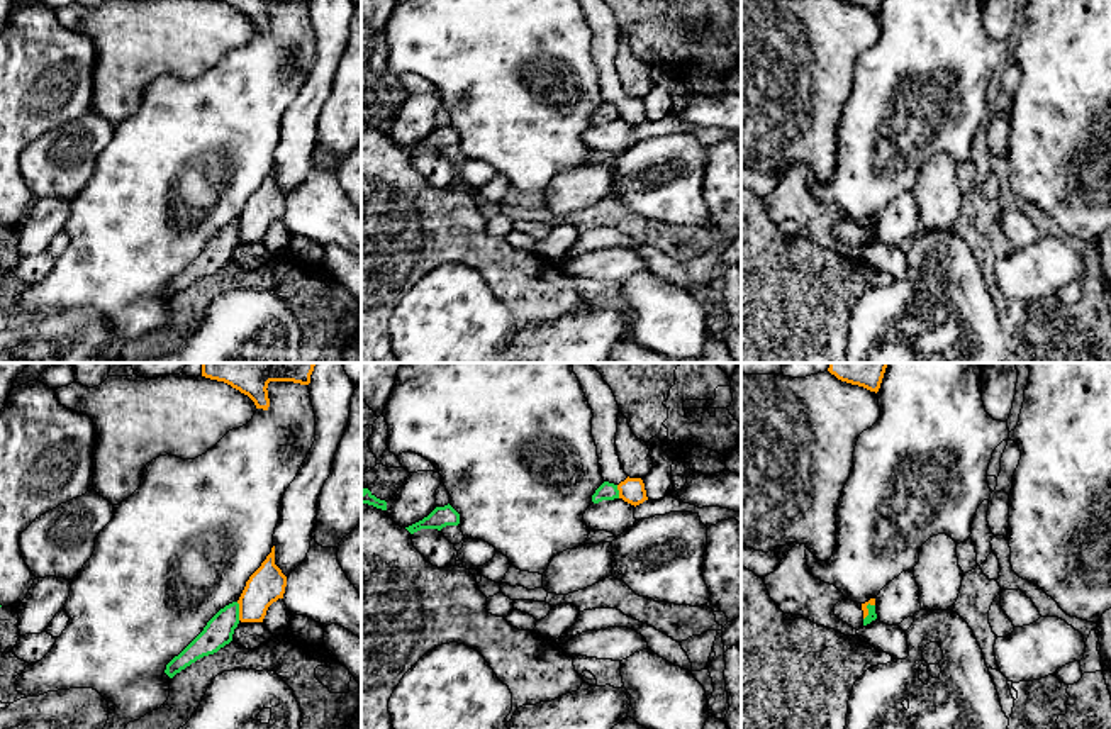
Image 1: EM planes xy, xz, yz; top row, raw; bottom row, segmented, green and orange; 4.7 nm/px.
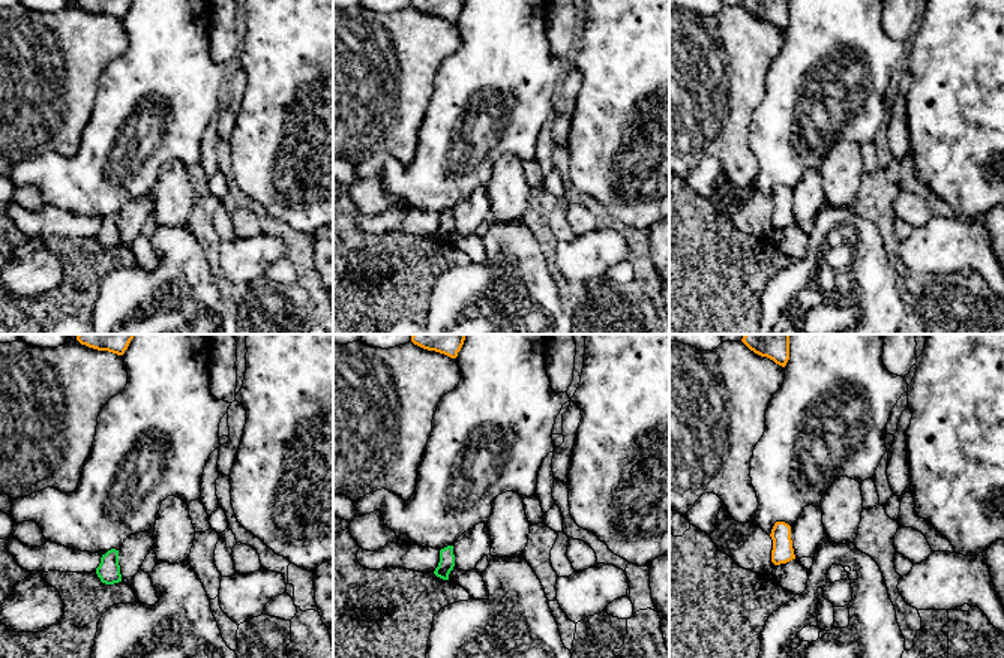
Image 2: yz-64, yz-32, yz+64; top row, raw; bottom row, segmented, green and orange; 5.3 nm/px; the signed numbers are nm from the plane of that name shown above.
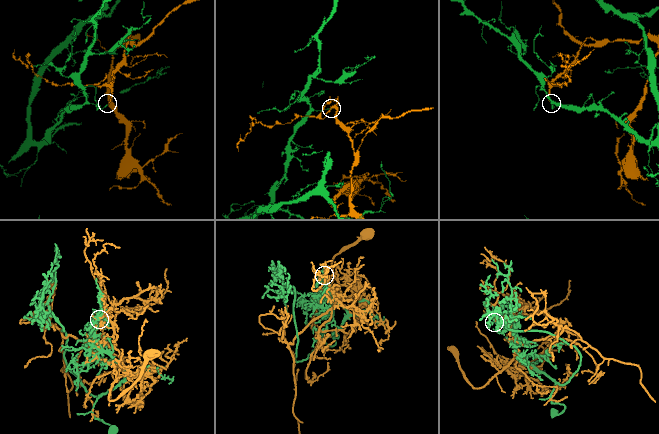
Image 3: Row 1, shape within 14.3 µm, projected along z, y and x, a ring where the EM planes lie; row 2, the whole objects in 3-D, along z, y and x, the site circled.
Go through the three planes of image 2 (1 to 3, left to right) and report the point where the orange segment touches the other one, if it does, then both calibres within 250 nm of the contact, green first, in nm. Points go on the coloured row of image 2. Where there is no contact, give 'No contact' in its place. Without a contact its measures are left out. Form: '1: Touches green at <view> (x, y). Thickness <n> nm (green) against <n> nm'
1: No contact
2: No contact
3: No contact

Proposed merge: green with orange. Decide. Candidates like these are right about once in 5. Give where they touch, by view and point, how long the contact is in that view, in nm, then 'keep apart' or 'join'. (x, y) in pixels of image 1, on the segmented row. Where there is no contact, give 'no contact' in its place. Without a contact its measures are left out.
contact xy (238, 611); length 90 nm; keep apart

